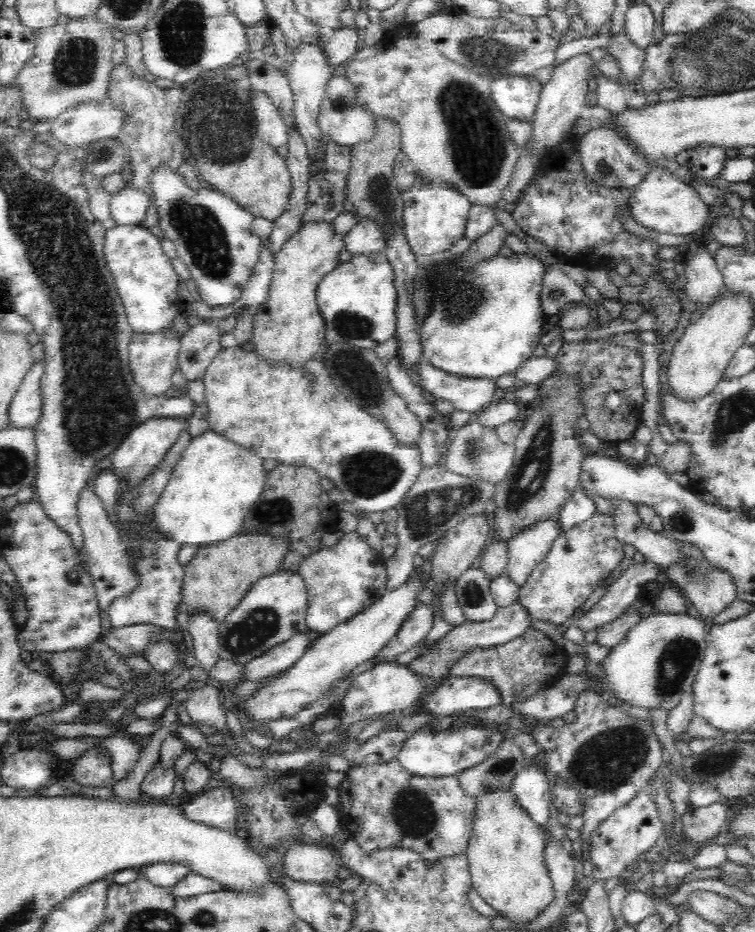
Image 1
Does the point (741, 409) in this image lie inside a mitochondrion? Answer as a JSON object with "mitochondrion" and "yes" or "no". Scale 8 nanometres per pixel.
{"mitochondrion":"yes"}

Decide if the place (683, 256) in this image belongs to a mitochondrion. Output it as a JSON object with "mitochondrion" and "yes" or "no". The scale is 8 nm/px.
{"mitochondrion":"no"}

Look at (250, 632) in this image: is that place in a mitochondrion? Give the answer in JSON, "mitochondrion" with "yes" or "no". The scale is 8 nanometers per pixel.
{"mitochondrion":"yes"}

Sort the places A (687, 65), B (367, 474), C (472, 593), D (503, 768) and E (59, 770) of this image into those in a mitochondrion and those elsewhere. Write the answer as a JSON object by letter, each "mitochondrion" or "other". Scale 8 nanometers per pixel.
{"A":"mitochondrion","B":"mitochondrion","C":"mitochondrion","D":"mitochondrion","E":"other"}

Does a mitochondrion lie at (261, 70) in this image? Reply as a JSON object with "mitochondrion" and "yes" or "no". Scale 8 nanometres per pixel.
{"mitochondrion":"no"}

